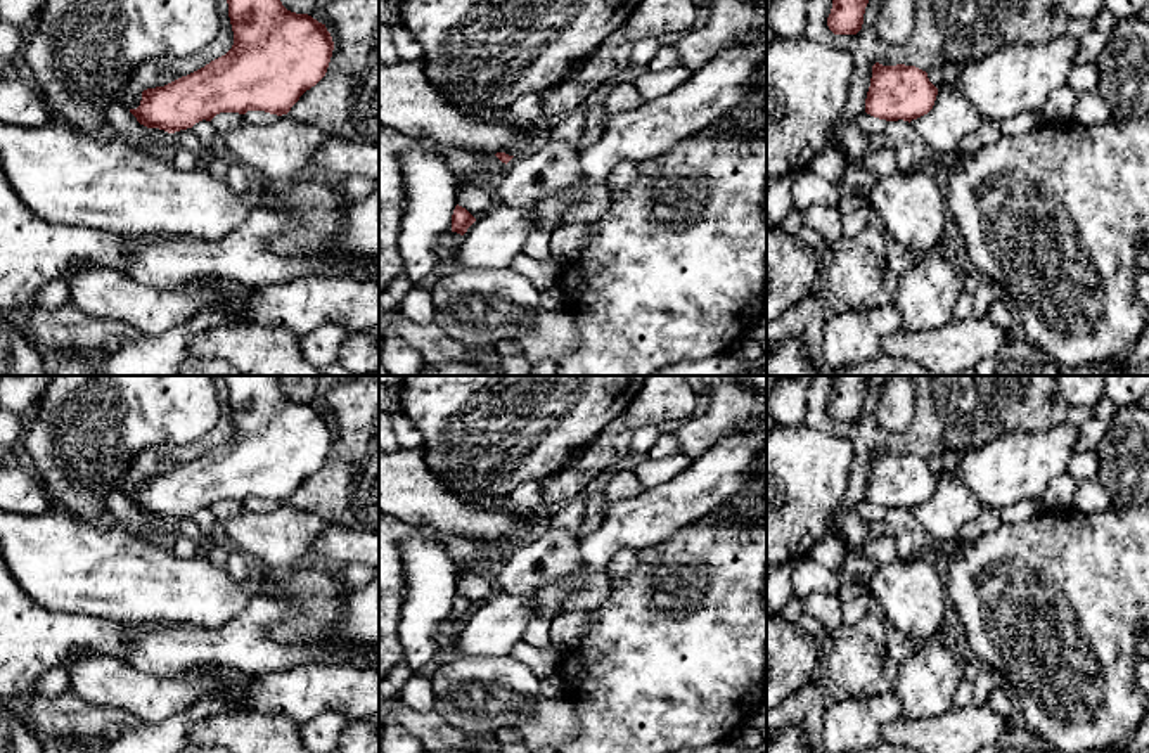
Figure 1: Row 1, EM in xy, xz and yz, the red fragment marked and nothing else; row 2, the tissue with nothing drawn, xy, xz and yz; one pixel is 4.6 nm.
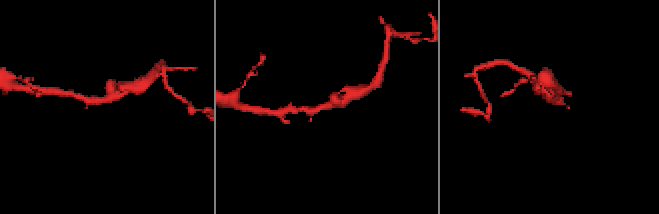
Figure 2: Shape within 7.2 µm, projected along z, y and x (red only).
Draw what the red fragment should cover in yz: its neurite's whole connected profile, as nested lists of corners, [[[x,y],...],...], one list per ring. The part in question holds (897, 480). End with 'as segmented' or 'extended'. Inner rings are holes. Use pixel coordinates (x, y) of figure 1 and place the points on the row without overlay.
[[[872,454],[865,500],[886,509],[912,509],[928,502],[936,488],[938,476],[928,460],[915,454]]]; as segmented

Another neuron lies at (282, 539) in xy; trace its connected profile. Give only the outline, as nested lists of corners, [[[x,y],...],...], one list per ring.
[[[282,502],[266,512],[244,507],[220,526],[220,538],[249,561],[284,573],[317,559],[313,545],[327,528],[329,523],[318,514]]]

